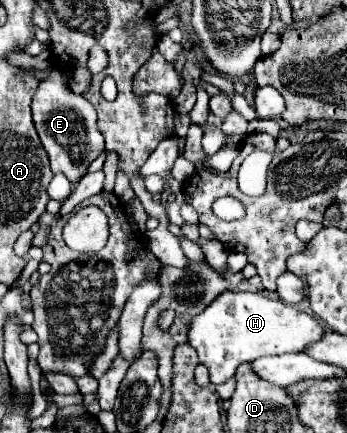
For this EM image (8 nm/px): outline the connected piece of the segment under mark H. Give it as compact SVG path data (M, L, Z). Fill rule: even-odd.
M232 290L222 292L188 324L188 344L198 352L199 362L208 369L210 383L214 386L232 378L244 362L252 362L266 354L302 352L306 344L318 340L322 334L322 326L312 316L282 300Z

